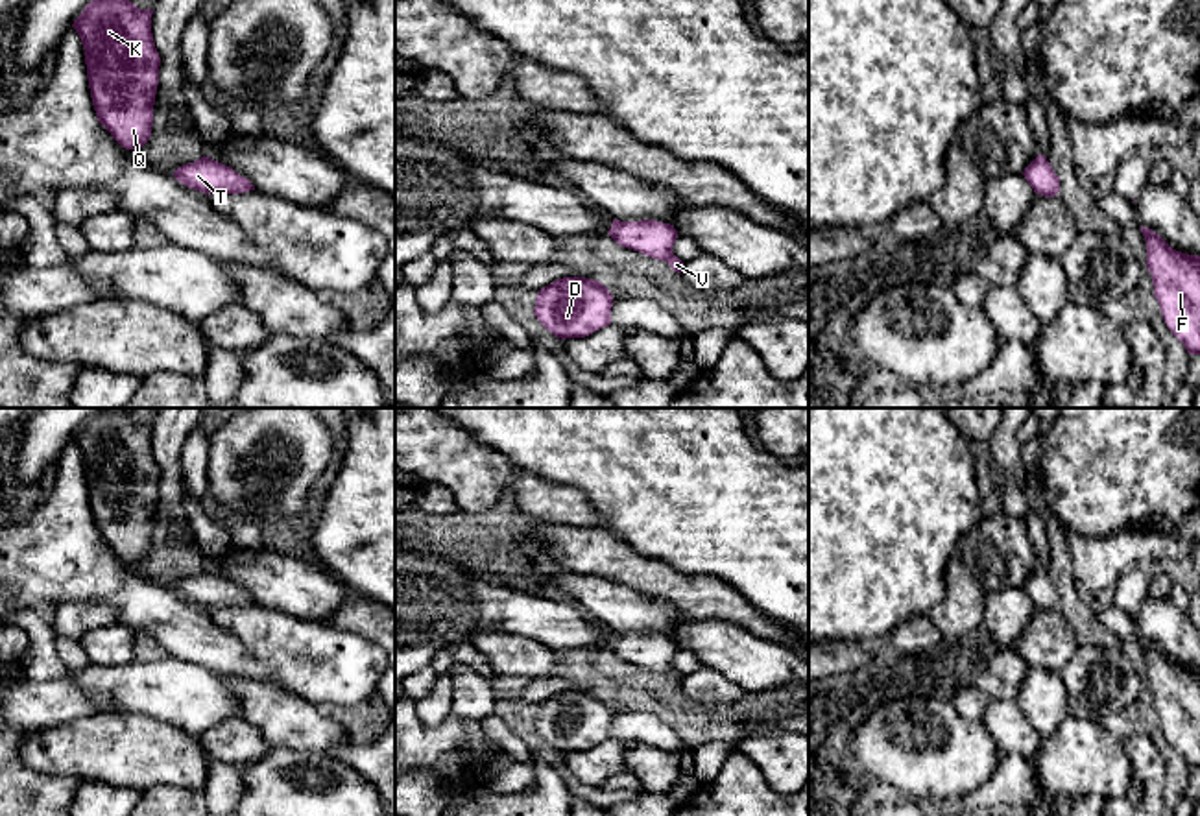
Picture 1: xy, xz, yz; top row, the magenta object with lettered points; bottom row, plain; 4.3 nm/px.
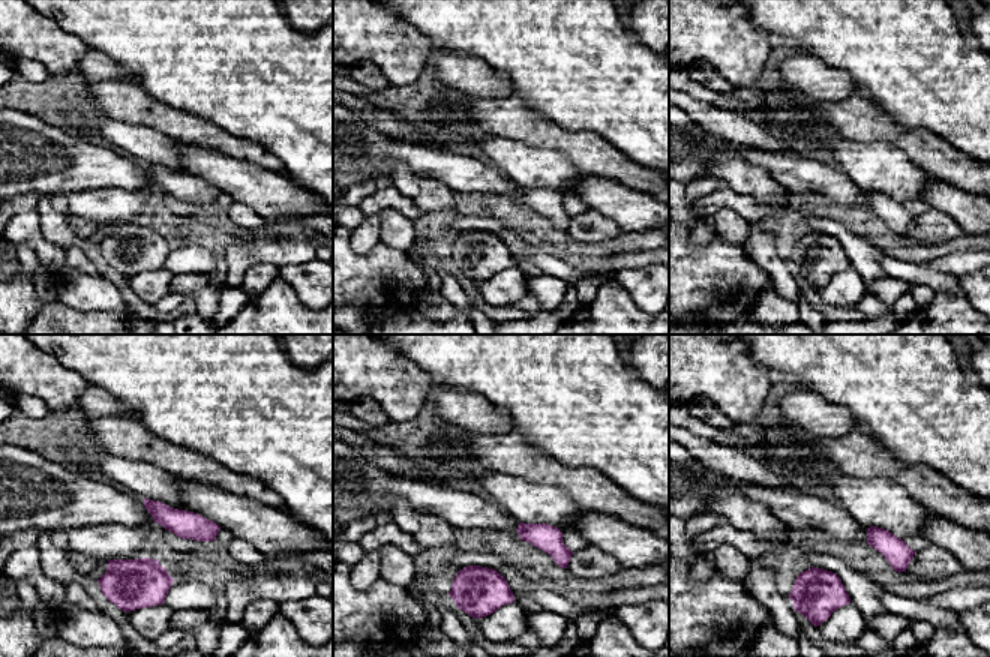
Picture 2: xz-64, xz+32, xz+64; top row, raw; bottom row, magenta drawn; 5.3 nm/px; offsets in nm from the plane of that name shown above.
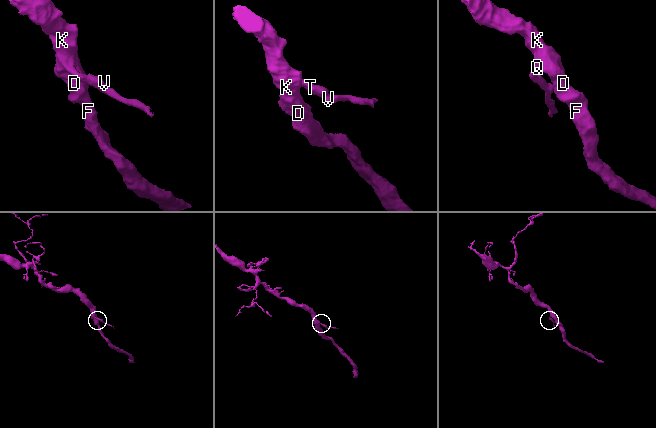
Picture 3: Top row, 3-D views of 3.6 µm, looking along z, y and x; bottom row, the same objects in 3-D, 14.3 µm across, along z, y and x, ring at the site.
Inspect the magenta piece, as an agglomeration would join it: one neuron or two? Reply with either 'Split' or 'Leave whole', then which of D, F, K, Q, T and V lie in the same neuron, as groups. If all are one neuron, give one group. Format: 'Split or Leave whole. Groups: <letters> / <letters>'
Leave whole. Groups: D F K Q T V

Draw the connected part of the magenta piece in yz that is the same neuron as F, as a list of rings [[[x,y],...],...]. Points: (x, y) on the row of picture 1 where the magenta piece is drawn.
[[[1141,225],[1154,297],[1170,332],[1189,354],[1200,354],[1200,257],[1172,249]]]

